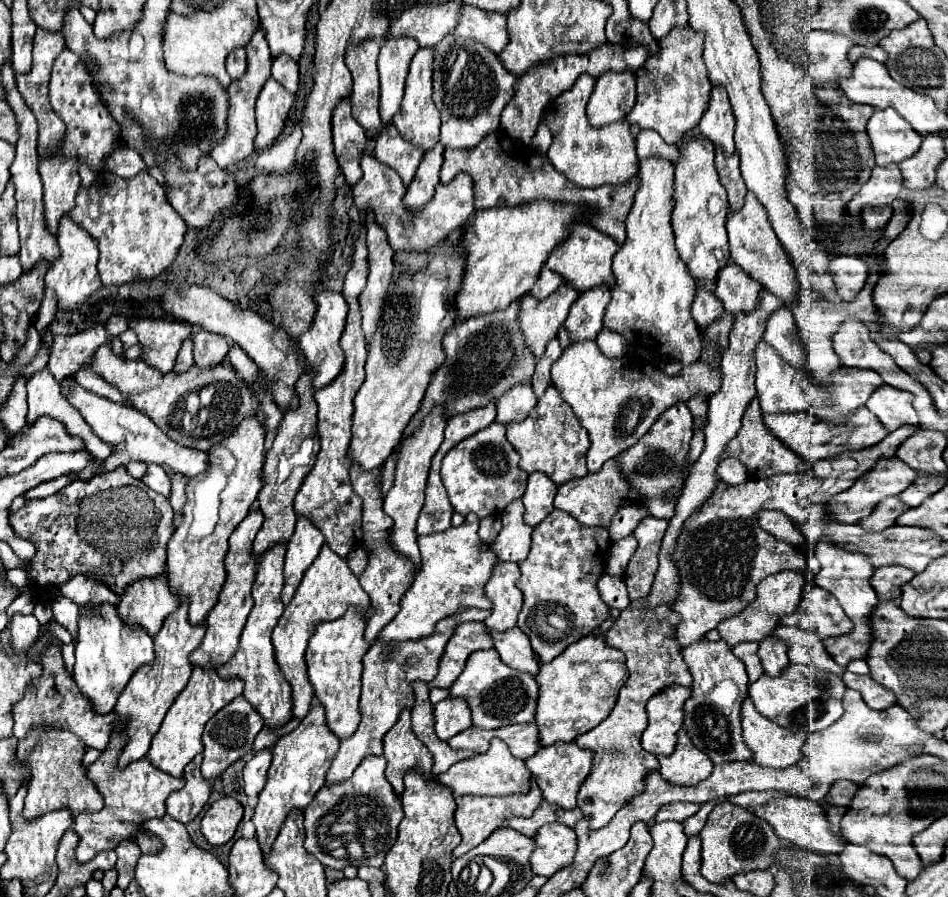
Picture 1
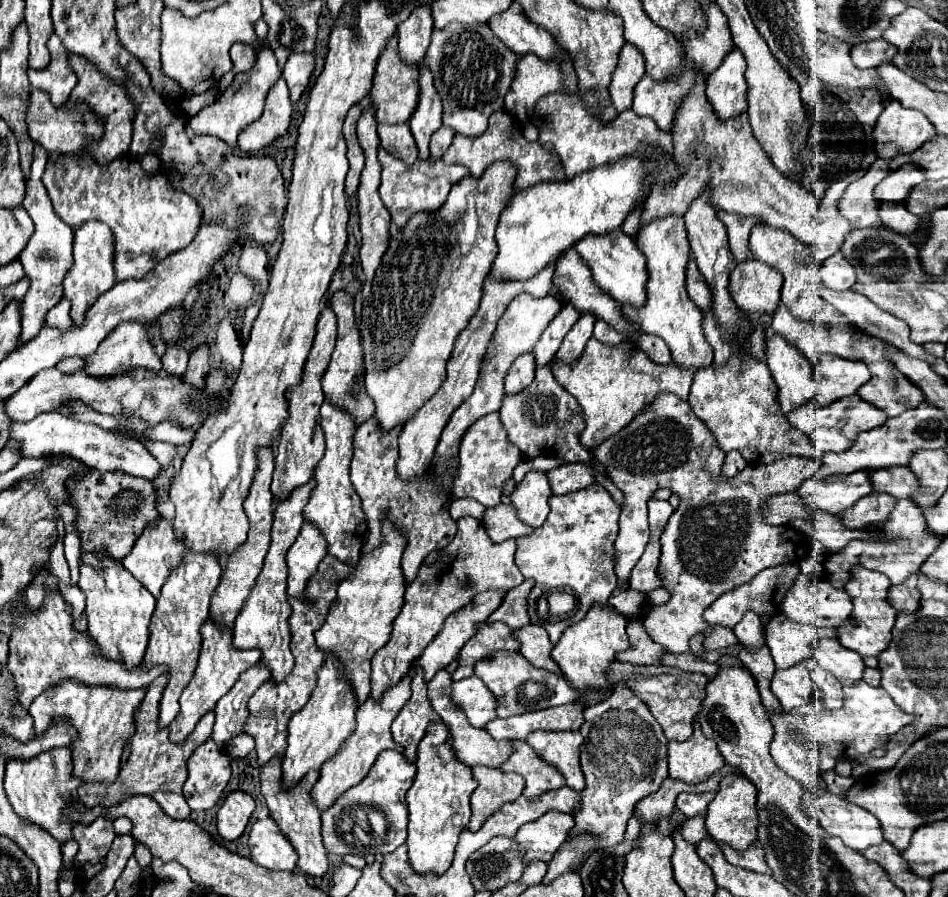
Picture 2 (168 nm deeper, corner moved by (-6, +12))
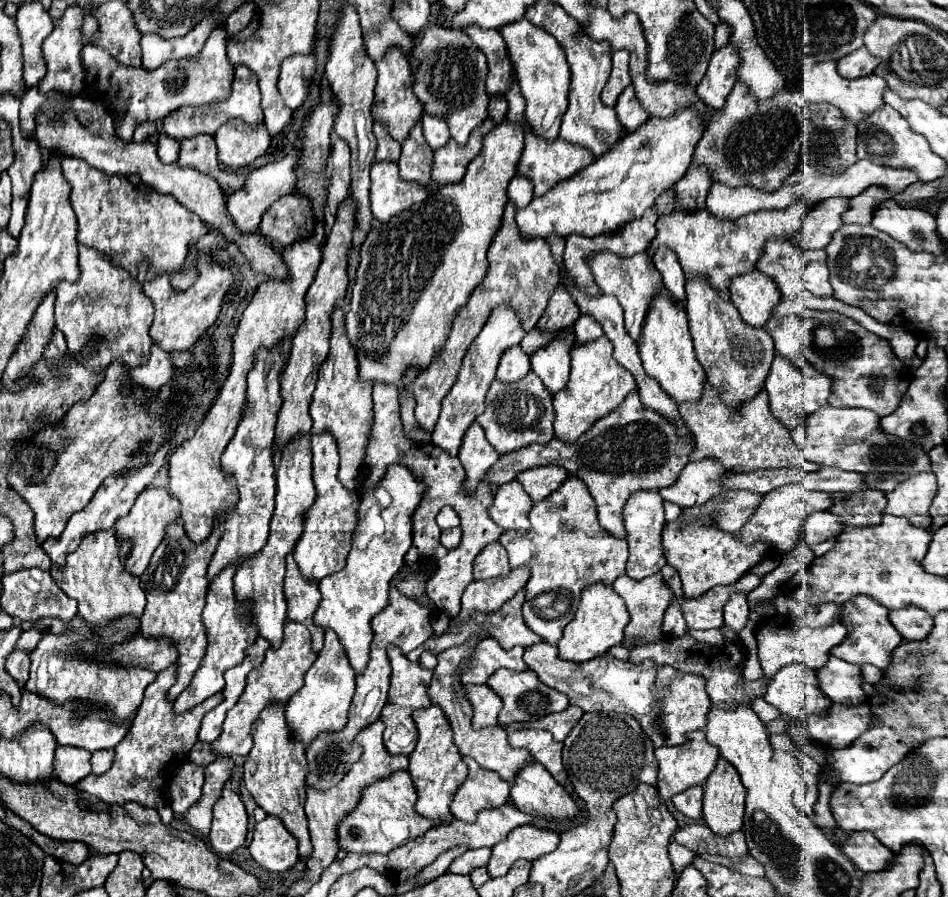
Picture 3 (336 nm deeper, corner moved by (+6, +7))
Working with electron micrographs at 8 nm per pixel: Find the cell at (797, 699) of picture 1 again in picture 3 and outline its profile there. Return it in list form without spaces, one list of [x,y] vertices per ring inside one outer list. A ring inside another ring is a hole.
[[[792,663],[782,667],[772,677],[764,699],[780,713],[792,719],[802,719],[806,717],[804,711],[808,709],[806,699],[816,697],[816,693],[820,693],[816,671],[812,671],[804,663]]]

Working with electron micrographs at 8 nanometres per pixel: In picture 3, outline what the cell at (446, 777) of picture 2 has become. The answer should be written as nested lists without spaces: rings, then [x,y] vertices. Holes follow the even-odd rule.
[[[438,705],[416,709],[412,717],[420,733],[418,745],[410,755],[410,769],[408,769],[418,791],[416,811],[426,819],[434,821],[440,819],[444,823],[450,823],[454,821],[454,815],[450,813],[450,803],[458,785],[462,785],[464,777],[468,777],[468,767],[462,761],[456,743],[452,741],[452,725],[448,725],[448,717],[444,717],[444,711]]]

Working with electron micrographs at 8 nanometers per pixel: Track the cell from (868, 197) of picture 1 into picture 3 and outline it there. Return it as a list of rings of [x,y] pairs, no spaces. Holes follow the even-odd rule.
[[[826,199],[812,207],[804,215],[802,229],[792,237],[794,245],[800,245],[800,249],[824,249],[834,231],[842,225],[842,213],[848,209],[846,199]]]

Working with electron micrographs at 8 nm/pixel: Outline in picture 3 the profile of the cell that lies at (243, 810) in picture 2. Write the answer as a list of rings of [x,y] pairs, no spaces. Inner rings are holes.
[[[226,787],[222,797],[214,805],[210,847],[216,853],[232,853],[244,845],[248,831],[248,815],[240,797]]]

